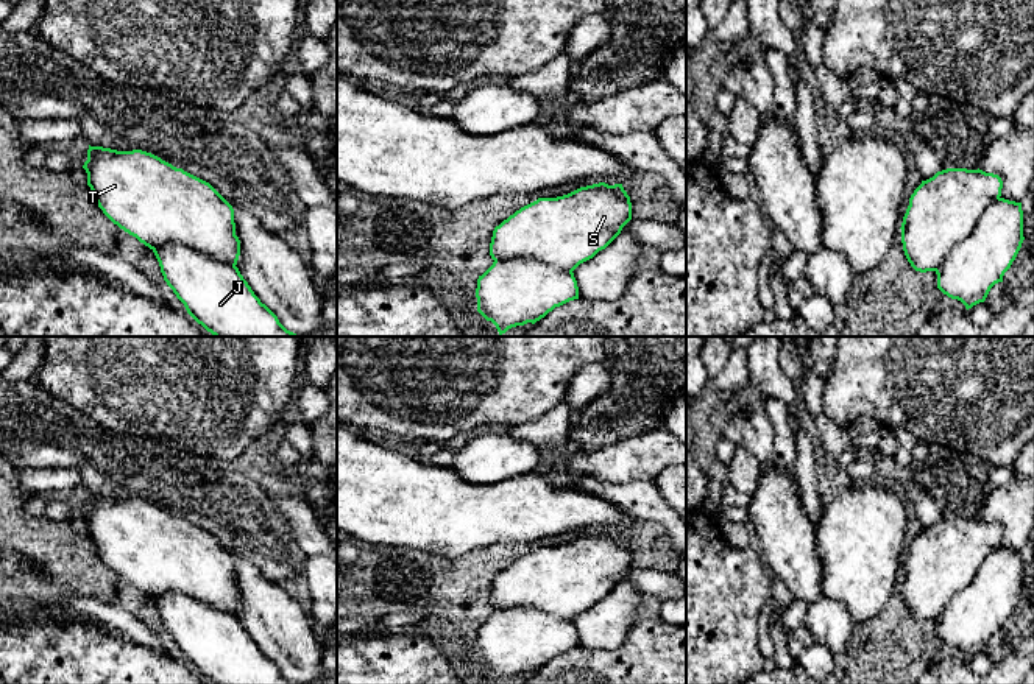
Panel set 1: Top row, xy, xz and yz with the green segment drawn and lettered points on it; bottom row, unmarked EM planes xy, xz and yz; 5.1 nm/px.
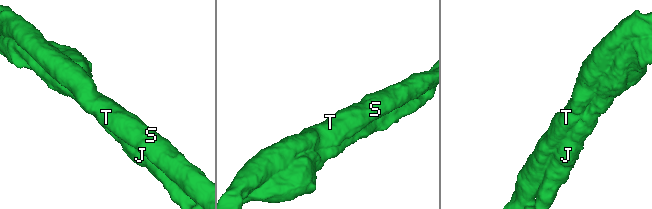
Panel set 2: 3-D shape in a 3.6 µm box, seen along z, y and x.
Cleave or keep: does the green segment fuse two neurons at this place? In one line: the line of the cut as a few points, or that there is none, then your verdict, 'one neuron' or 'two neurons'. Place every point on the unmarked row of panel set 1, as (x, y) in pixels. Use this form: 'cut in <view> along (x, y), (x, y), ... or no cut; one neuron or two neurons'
cut in xy along (152, 597), (161, 592), (187, 592), (234, 614); two neurons

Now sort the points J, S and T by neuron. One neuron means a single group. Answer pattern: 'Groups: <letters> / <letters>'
Groups: J / S T

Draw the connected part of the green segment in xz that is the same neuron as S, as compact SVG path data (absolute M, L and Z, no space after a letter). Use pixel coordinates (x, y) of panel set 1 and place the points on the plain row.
M622 533L580 536L557 547L538 547L494 576L490 605L532 608L574 620L605 598L632 569Z

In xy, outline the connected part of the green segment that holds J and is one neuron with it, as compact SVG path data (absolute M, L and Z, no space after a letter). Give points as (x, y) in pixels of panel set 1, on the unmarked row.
M182 592L153 597L187 662L212 684L296 684L260 651L235 614Z

